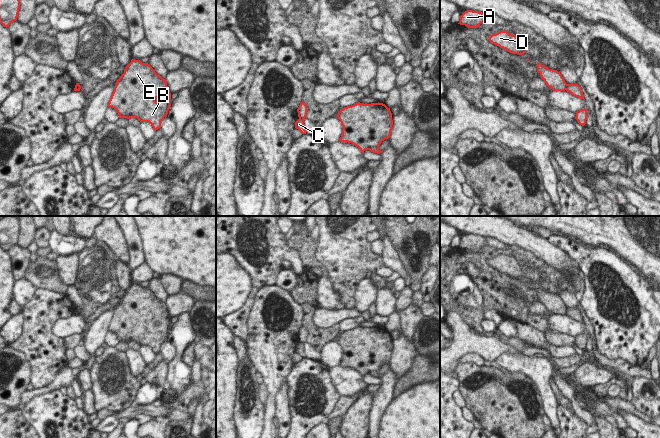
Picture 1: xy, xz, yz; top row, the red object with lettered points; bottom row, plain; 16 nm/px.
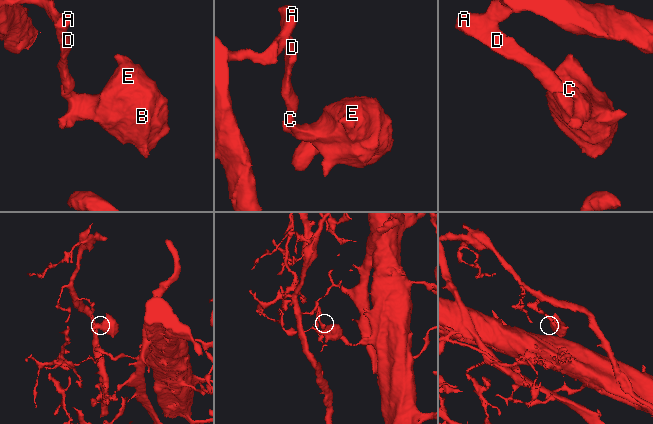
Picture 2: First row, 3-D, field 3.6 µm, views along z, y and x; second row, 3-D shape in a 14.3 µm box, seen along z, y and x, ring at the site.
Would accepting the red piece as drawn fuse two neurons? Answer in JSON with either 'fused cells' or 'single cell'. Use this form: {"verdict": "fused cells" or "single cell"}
{"verdict": "fused cells"}

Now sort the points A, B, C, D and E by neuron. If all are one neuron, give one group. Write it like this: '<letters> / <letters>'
A D / B C E

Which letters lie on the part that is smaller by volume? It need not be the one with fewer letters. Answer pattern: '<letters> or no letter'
B, C, E

